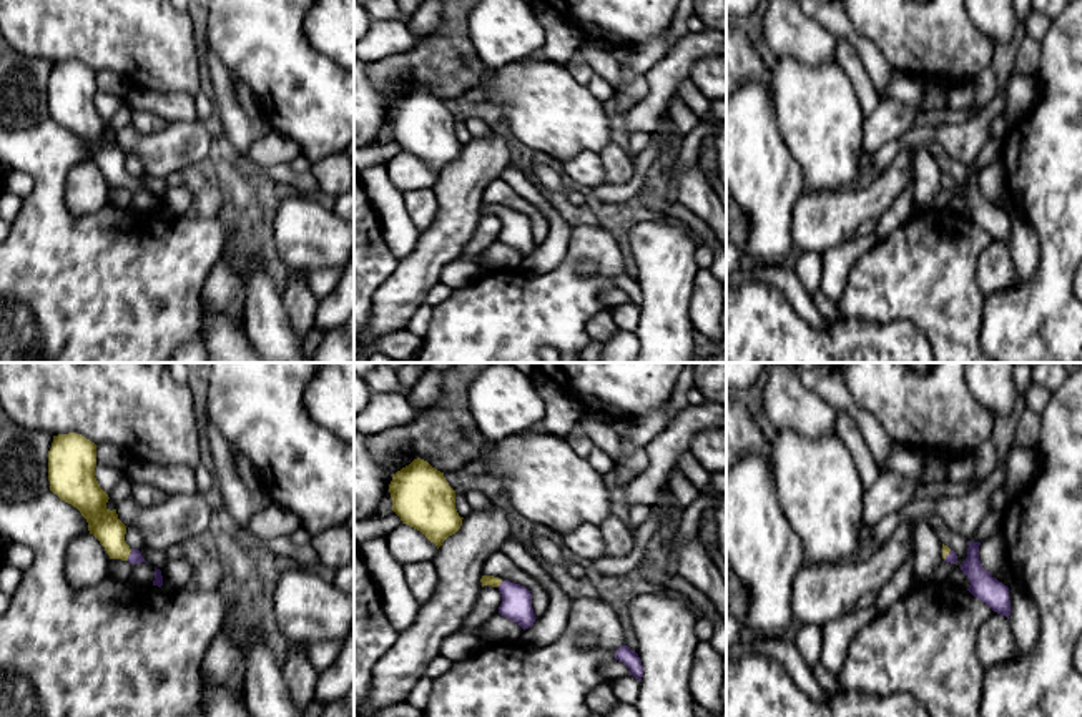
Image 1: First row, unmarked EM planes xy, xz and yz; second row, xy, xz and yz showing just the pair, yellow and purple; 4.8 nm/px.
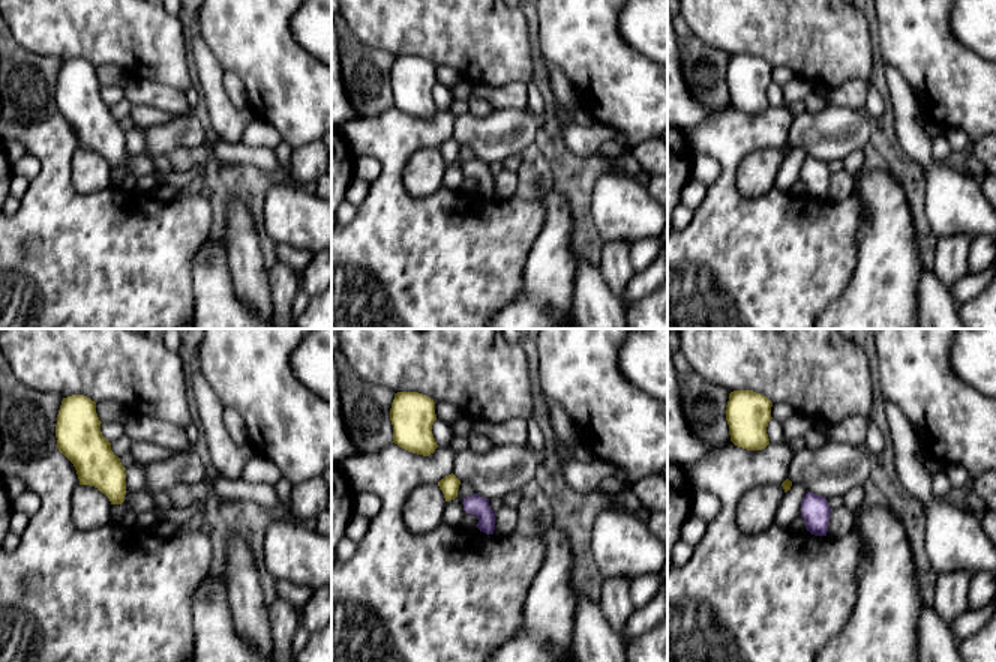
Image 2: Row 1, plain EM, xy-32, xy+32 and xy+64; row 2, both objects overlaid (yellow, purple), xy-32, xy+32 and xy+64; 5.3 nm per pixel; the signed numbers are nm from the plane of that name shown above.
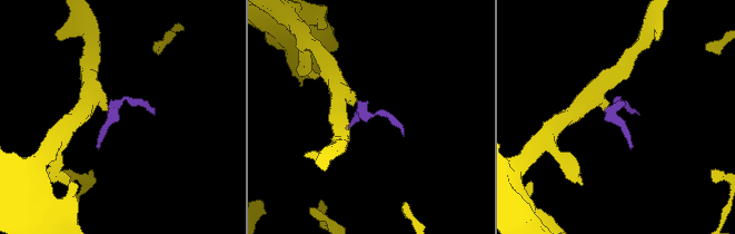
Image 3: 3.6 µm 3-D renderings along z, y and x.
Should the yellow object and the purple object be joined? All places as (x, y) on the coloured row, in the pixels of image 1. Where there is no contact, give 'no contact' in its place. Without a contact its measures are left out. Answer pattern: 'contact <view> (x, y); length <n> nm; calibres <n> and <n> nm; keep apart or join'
contact xy (128, 554); length 60 nm; calibres 150 and 70 nm; join

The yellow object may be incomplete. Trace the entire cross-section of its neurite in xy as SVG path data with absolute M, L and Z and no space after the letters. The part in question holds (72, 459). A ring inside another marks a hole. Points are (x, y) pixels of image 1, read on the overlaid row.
M76 433L53 436L48 451L50 491L81 512L90 534L100 541L110 559L133 566L146 562L138 549L126 544L126 526L118 519L116 509L106 507L110 497L100 487L95 467L95 443Z

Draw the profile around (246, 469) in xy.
M236 452L234 464L238 467L238 474L243 481L243 484L253 492L259 491L261 484L258 479L258 471L256 471L254 464L249 461L249 457L241 452Z

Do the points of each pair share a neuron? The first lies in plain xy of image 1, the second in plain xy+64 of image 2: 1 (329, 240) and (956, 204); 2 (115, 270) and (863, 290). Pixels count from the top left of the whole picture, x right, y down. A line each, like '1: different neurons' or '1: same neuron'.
1: same neuron
2: different neurons

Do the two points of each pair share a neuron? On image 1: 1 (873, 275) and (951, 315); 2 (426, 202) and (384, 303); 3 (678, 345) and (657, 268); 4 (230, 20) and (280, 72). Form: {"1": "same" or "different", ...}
{"1": "same", "2": "different", "3": "same", "4": "same"}

